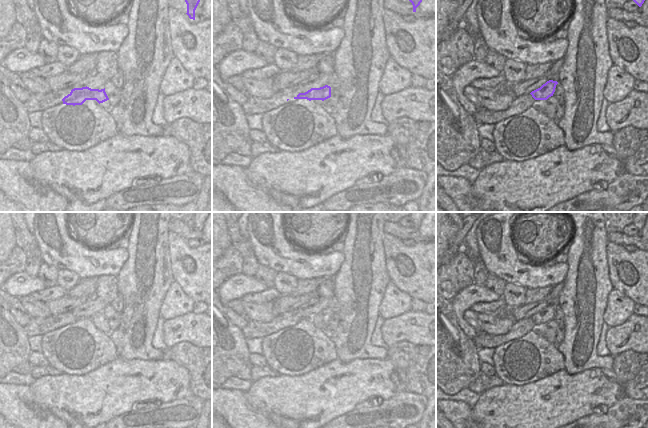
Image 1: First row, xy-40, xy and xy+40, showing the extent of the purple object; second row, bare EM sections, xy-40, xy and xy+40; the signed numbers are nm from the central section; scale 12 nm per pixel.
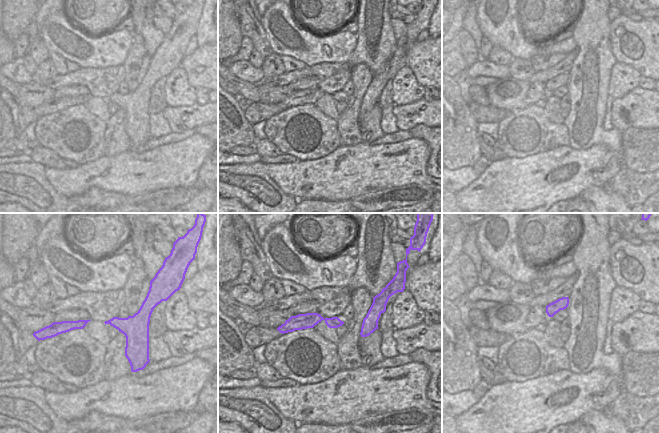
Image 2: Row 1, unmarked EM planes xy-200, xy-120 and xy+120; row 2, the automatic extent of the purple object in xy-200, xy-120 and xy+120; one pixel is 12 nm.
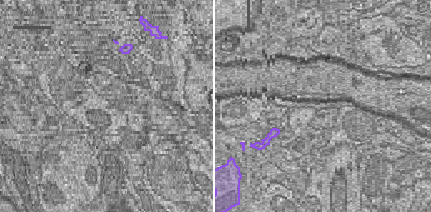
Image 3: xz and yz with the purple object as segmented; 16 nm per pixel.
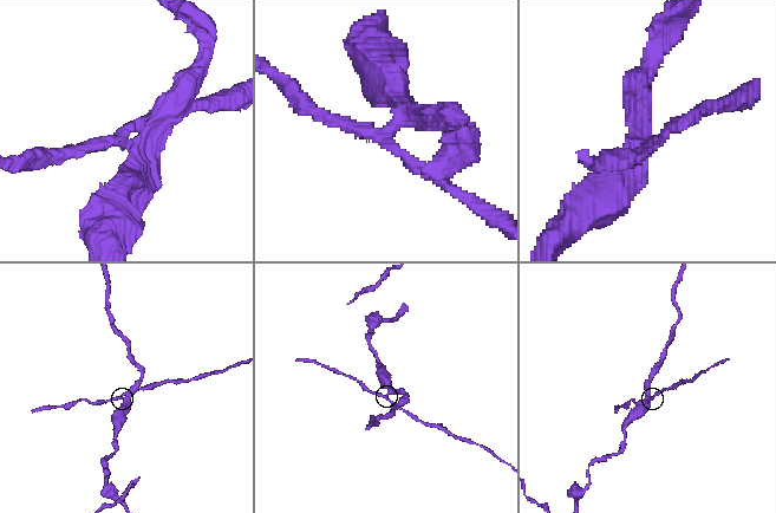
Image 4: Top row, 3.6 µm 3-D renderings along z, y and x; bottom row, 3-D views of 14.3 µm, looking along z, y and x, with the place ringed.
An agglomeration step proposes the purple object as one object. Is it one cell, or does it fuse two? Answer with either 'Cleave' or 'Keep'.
Cleave

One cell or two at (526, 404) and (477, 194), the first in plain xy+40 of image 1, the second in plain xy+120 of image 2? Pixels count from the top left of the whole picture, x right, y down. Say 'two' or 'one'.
one

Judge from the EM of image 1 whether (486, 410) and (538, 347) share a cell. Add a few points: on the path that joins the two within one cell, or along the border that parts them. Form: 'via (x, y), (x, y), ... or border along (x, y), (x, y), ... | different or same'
border along (531, 382), (504, 384) | different

